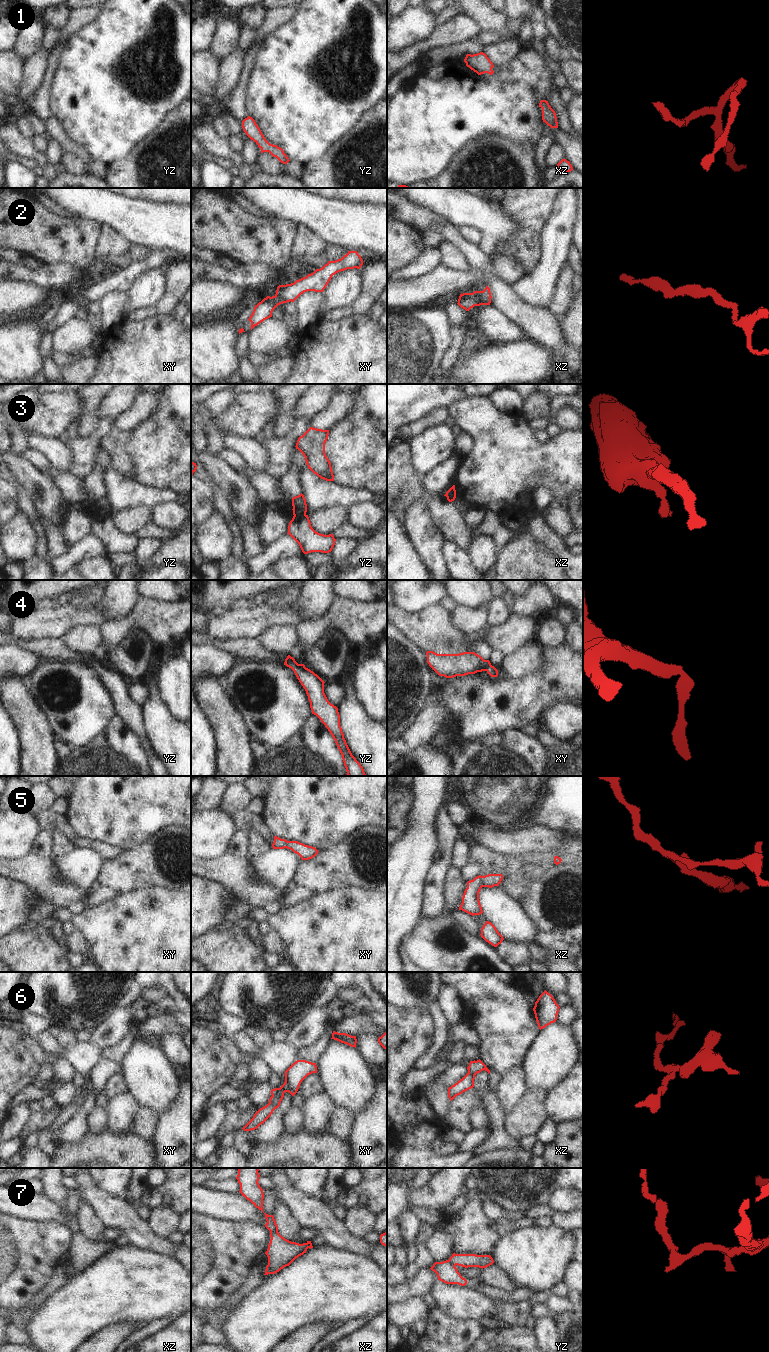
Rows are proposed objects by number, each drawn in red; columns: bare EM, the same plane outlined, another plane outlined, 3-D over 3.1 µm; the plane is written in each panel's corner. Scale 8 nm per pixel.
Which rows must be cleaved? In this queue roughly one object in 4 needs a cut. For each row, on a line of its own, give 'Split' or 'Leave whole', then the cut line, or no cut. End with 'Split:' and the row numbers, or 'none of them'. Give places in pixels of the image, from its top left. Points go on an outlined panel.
1: Leave whole. No split
2: Leave whole. No split
3: Split. Split along yz (305, 513), (294, 516)
4: Leave whole. No split
5: Leave whole. No split
6: Split. Split along xz (468, 1072), (474, 1075)
7: Split. Split along xz (277, 1231), (270, 1233)
Split: 3, 6, 7

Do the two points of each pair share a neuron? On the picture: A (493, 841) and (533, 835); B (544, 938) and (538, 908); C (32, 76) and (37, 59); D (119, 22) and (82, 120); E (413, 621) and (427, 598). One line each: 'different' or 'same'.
A: same
B: same
C: same
D: same
E: different

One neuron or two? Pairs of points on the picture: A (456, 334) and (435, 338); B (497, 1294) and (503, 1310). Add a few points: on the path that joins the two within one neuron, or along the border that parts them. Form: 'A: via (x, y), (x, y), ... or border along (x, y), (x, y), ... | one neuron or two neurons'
A: border along (451, 327), (451, 342), (443, 357) | two neurons
B: border along (495, 1300), (522, 1301) | two neurons

